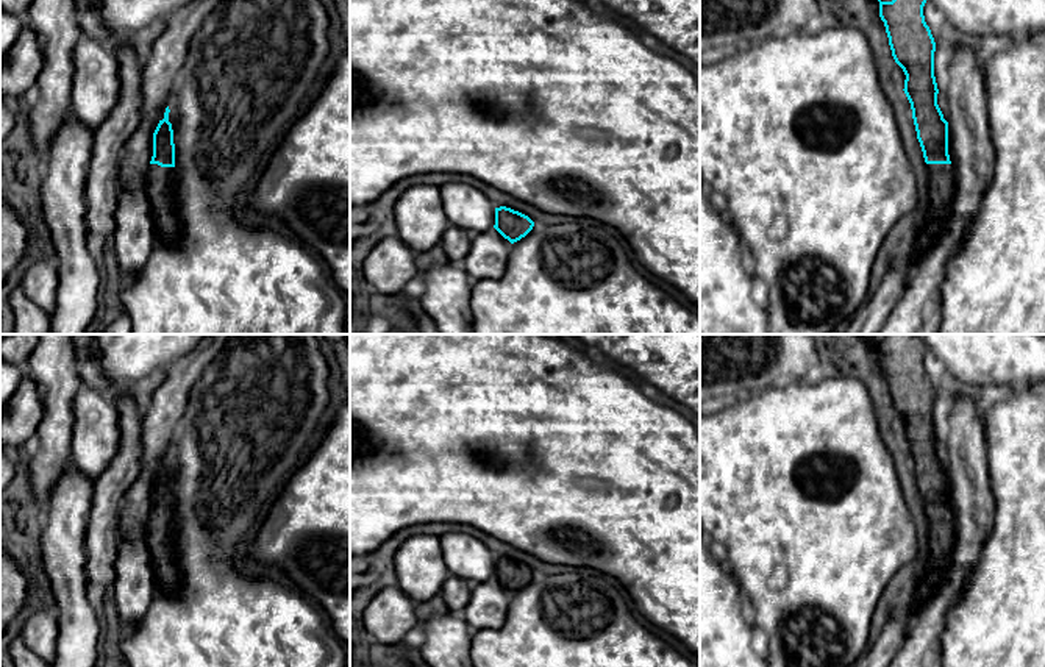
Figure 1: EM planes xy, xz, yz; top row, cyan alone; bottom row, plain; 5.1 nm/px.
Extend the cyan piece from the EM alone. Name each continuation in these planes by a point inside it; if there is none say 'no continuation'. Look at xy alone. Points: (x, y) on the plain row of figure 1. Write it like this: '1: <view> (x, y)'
1: xy (160, 533)

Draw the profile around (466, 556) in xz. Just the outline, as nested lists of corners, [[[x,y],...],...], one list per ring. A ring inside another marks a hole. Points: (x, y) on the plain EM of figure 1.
[[[458,531],[439,539],[450,575],[472,583],[487,581],[495,575],[495,556],[480,539]]]

